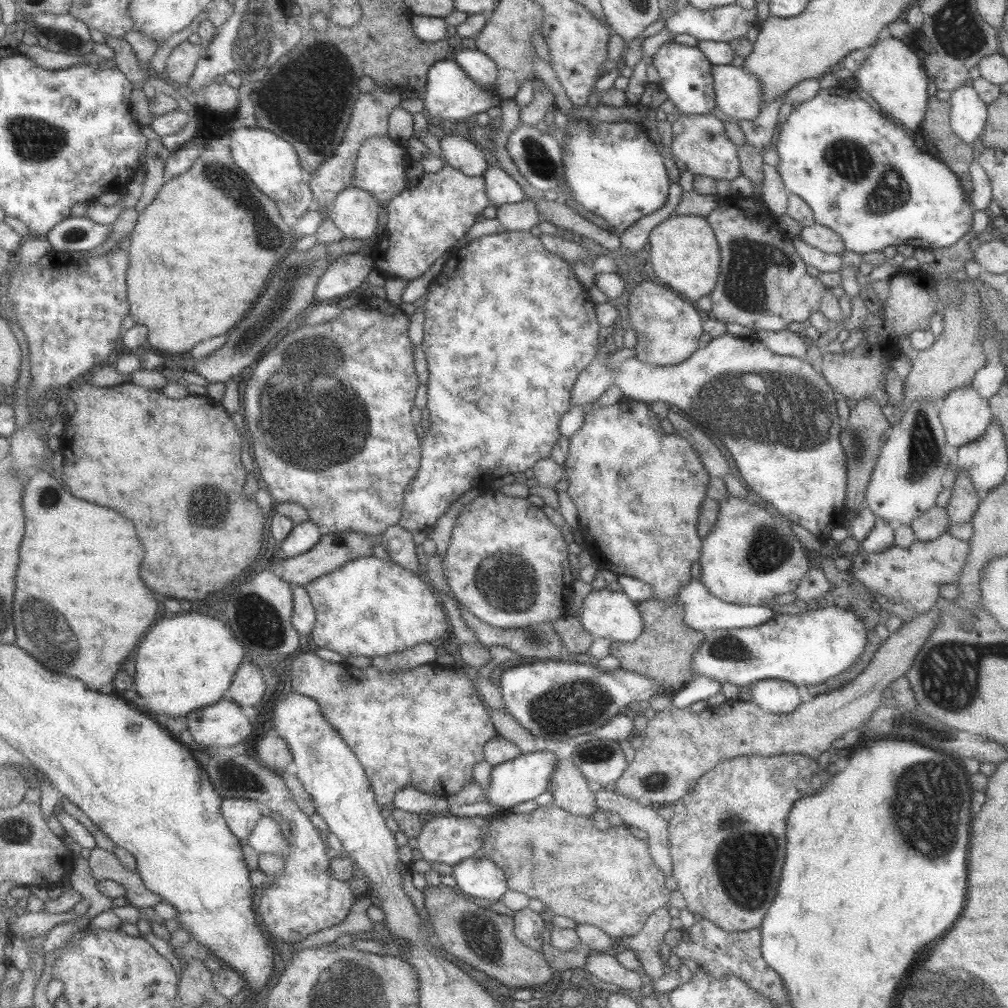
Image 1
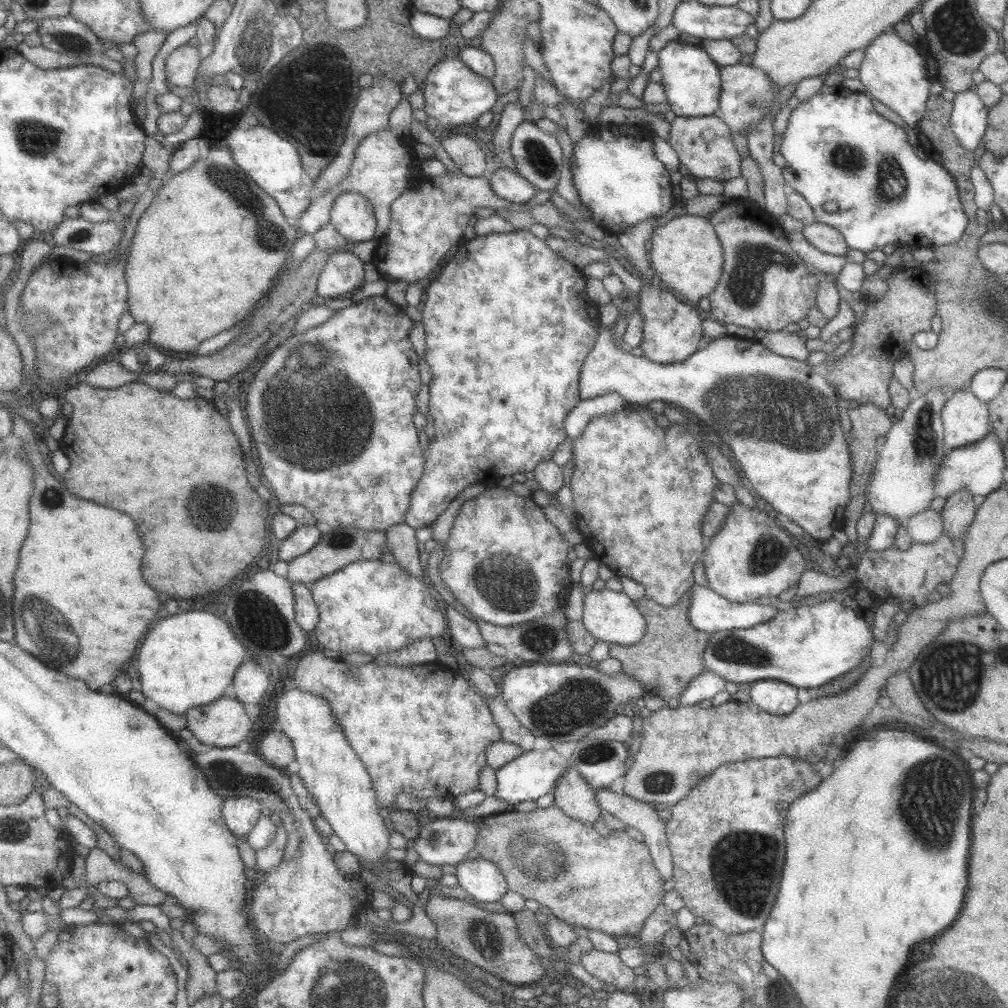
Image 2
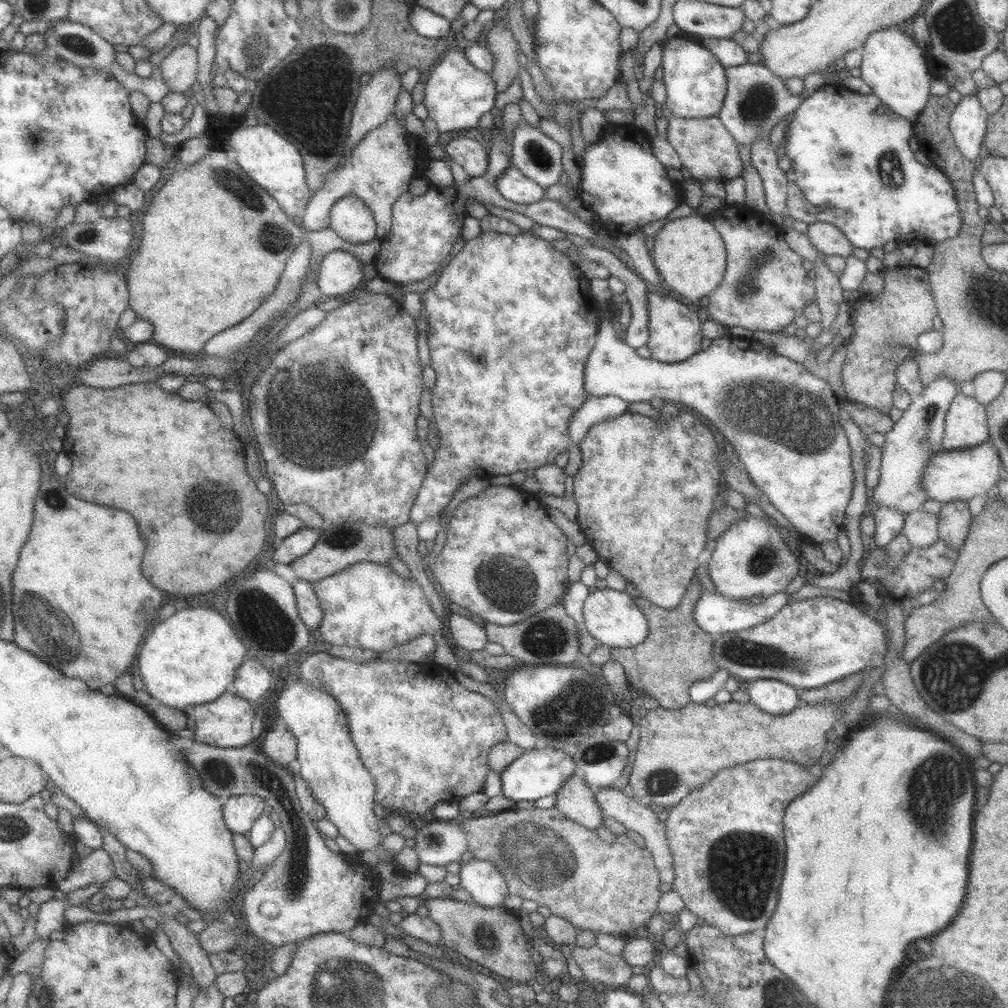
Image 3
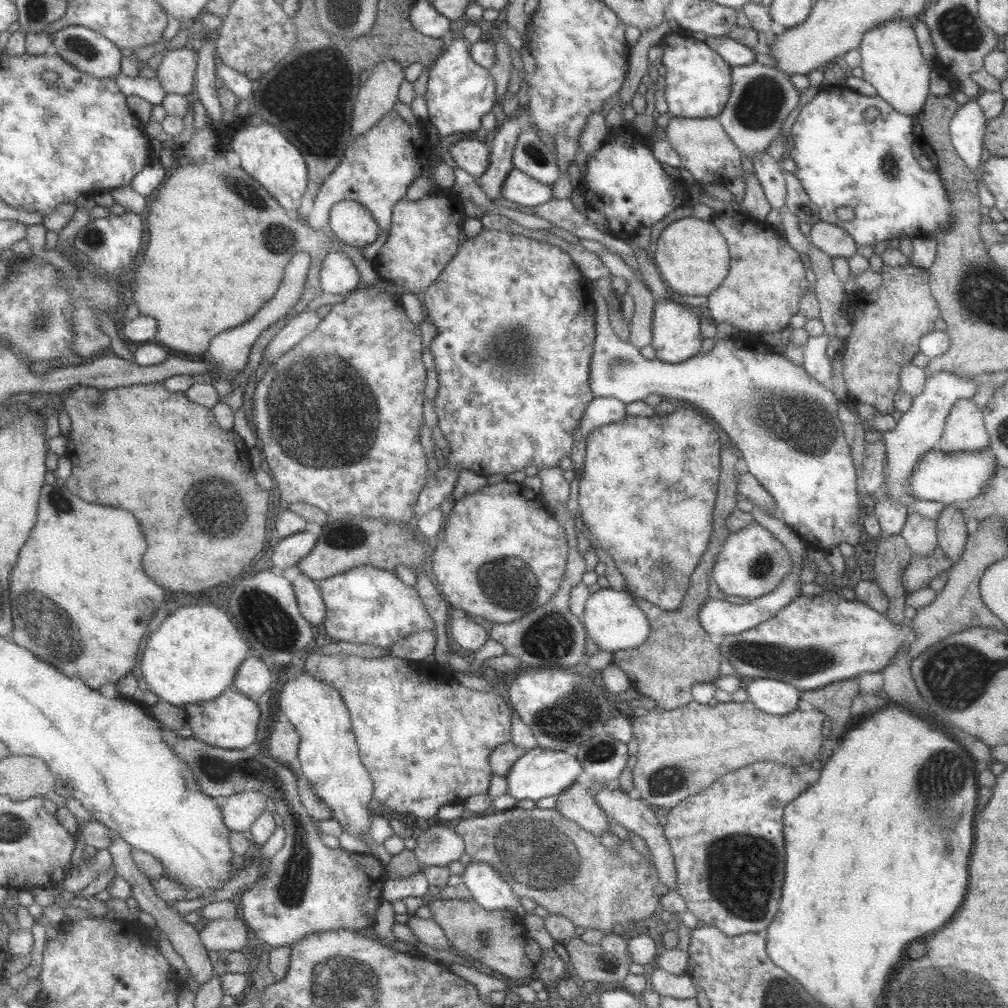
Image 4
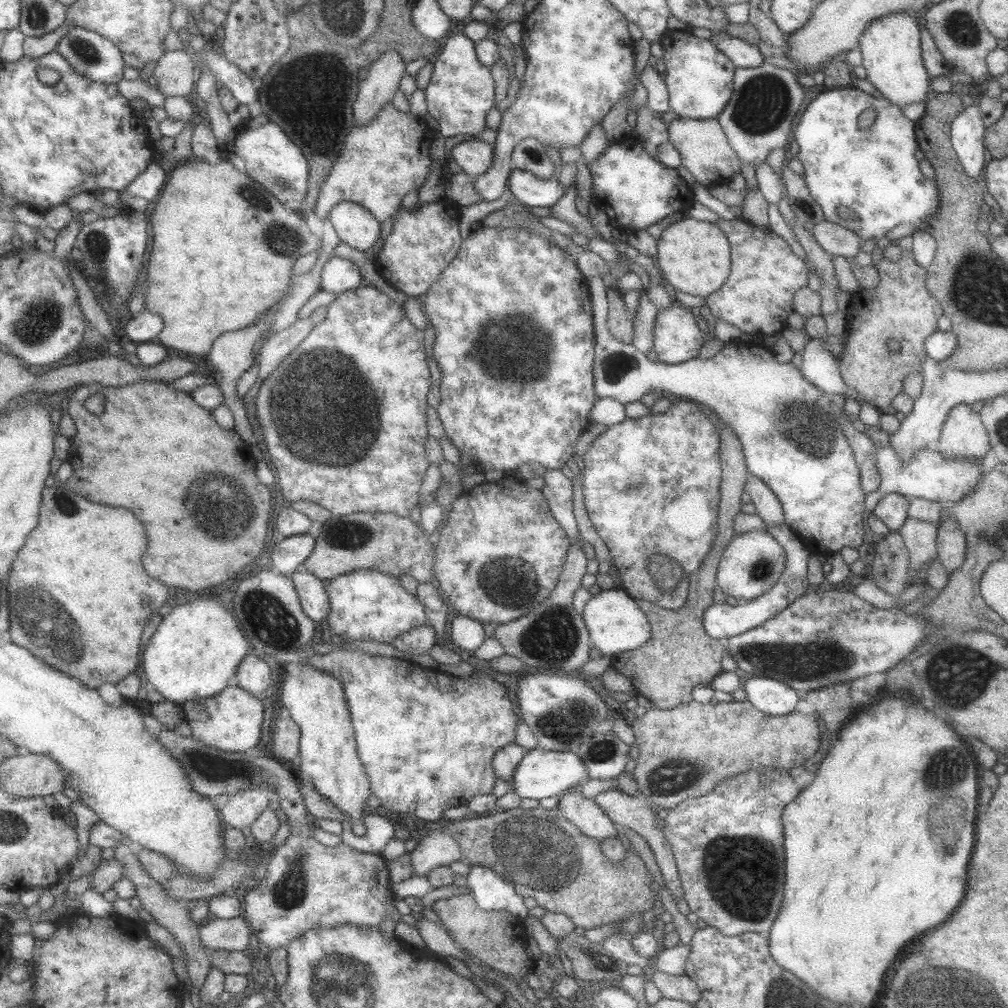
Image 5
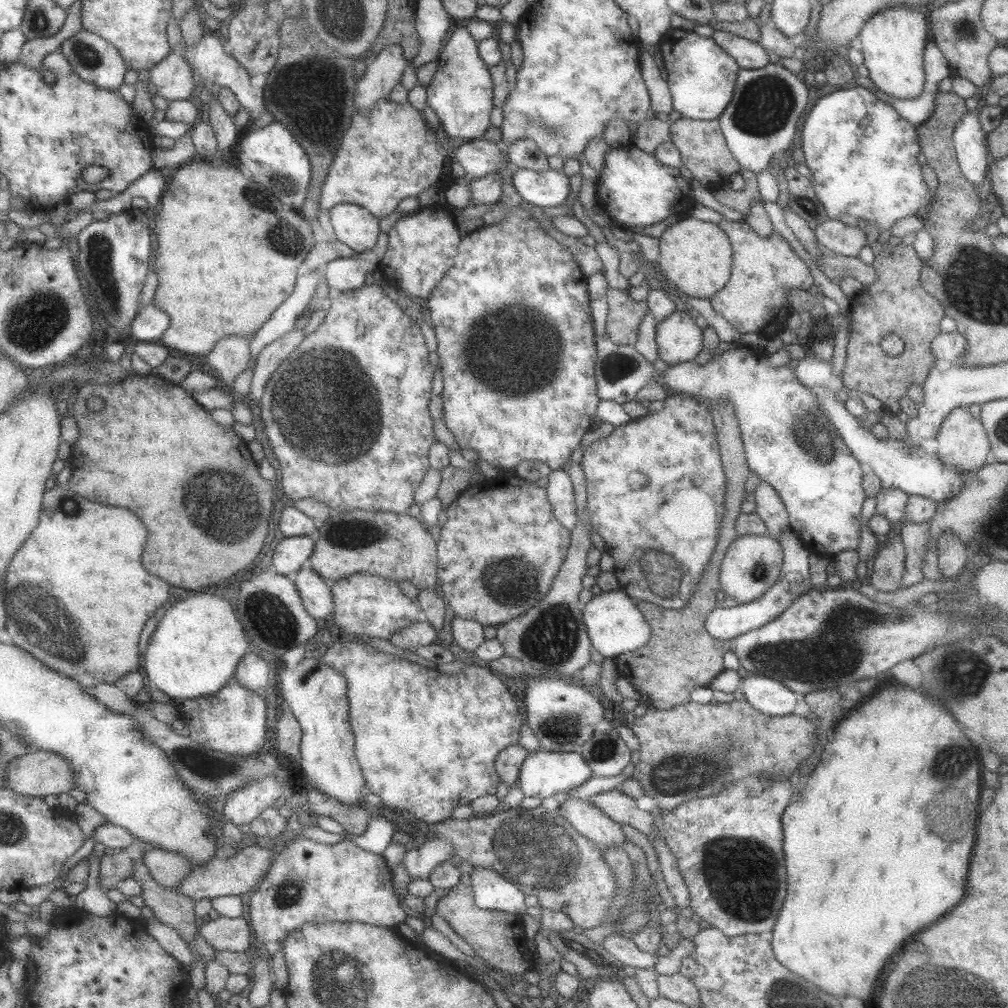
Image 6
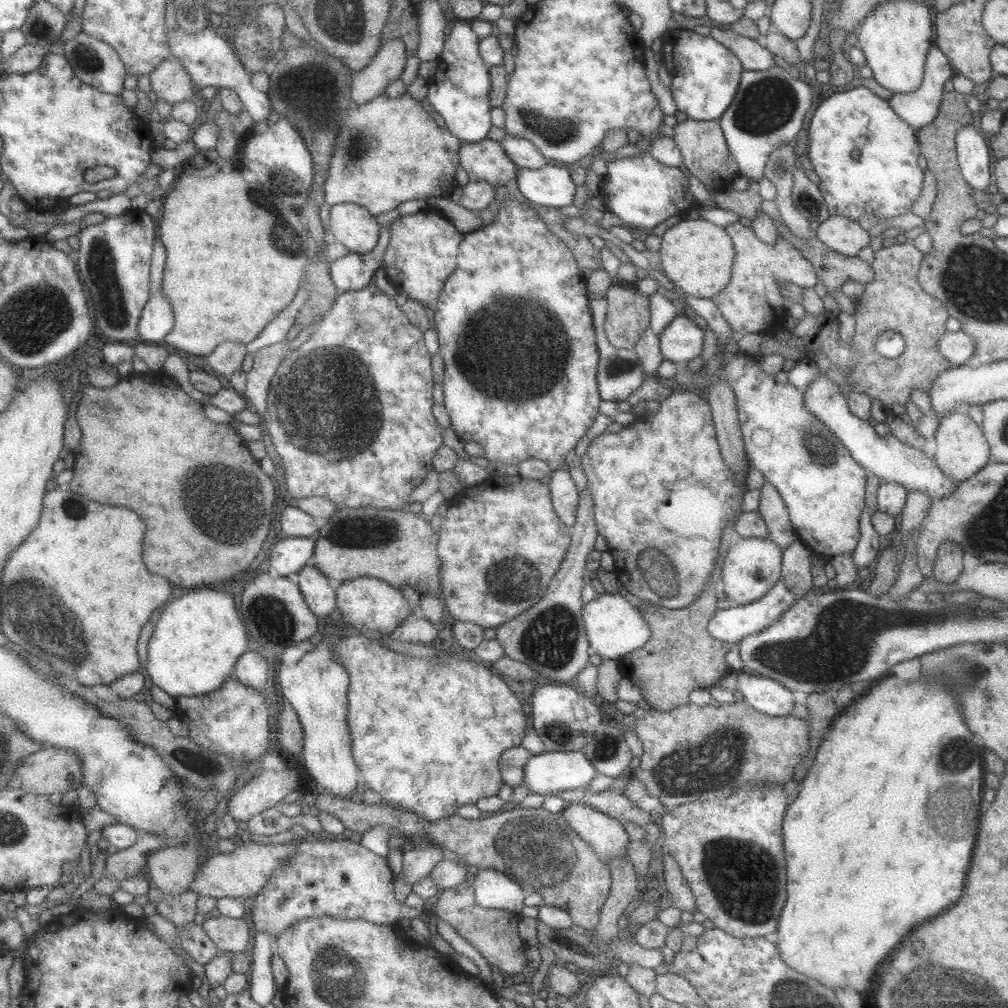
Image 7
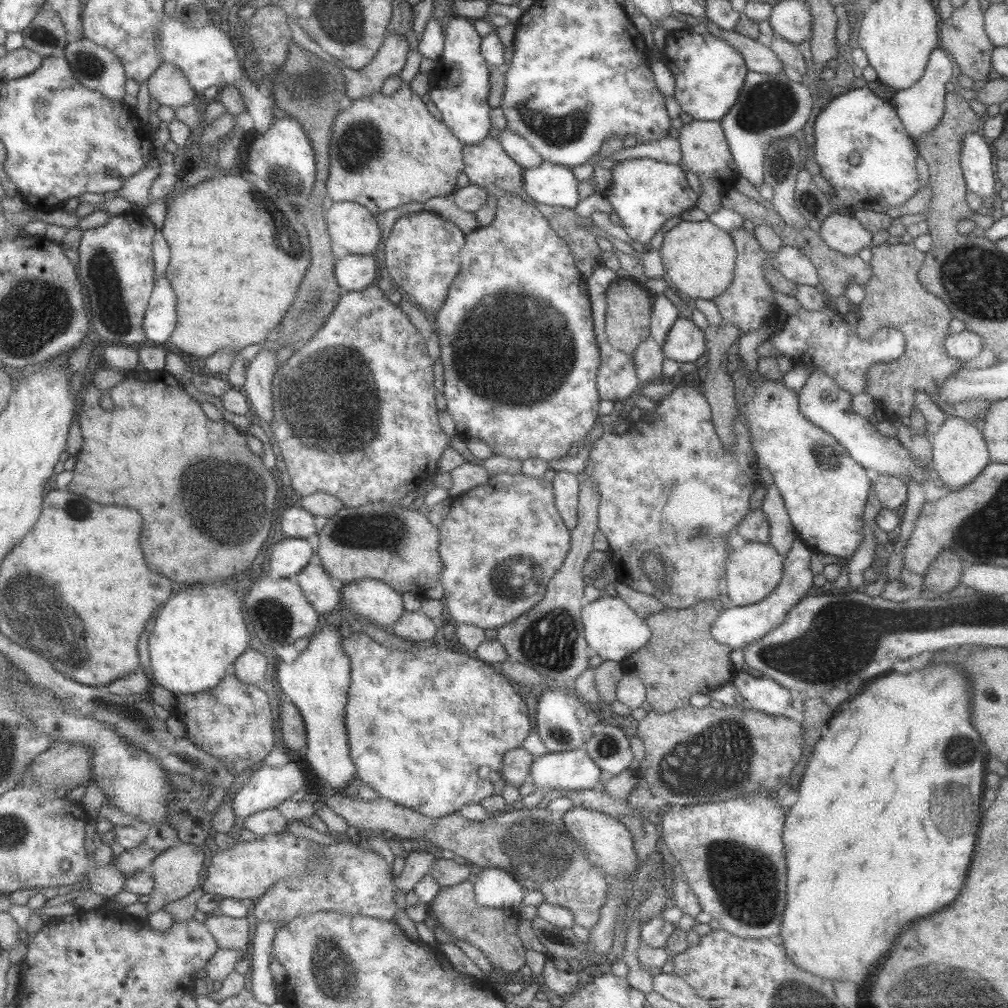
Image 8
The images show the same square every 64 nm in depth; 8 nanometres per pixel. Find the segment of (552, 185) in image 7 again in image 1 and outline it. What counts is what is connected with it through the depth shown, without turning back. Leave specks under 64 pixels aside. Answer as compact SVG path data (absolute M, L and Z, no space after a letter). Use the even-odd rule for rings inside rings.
M500 164L485 174L488 194L492 197L492 205L500 208L509 203L520 203L528 200L523 186Z

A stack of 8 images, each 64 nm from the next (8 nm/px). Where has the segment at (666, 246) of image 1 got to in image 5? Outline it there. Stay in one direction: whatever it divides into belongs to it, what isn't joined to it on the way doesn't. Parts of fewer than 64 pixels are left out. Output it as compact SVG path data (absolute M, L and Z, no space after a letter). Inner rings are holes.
M686 218L668 225L657 240L656 266L669 289L706 298L726 282L731 271L731 246L716 223Z

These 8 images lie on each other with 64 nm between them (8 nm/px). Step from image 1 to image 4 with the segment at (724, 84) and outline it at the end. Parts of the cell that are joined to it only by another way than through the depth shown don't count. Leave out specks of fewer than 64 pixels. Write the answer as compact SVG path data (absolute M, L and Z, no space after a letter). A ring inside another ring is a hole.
M758 63L732 67L730 98L717 119L734 146L742 151L742 156L753 160L757 152L765 151L775 138L782 137L783 122L798 108L804 95L792 84L790 77L777 67L771 68Z

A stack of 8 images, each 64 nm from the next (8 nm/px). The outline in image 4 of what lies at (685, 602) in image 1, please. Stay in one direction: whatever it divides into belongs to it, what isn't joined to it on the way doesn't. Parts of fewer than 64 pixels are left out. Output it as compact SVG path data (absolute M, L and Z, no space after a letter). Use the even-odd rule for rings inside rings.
M756 506L751 511L751 515L753 516L753 520L770 529L770 532L773 532L776 538L779 538L780 542L784 544L788 554L790 554L790 558L792 558L792 571L786 575L786 579L782 581L782 584L780 584L780 587L776 588L776 590L760 598L752 599L752 601L747 604L735 604L727 598L726 600L714 600L714 598L710 598L710 600L702 606L702 610L700 610L700 625L702 625L702 628L704 628L709 635L716 639L725 635L743 633L775 618L776 614L778 614L782 608L789 606L792 603L792 599L798 597L803 585L800 583L799 576L802 572L803 562L806 559L806 546L808 544L806 544L804 539L791 526L788 526L782 518L767 515L762 509Z

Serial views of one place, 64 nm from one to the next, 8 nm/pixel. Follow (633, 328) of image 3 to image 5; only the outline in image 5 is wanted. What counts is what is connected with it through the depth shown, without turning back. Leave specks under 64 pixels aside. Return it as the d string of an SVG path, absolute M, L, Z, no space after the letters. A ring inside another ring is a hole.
M644 289L640 290L640 300L637 306L638 314L635 318L634 340L630 343L638 347L644 354L654 349L654 327L657 315L657 308Z

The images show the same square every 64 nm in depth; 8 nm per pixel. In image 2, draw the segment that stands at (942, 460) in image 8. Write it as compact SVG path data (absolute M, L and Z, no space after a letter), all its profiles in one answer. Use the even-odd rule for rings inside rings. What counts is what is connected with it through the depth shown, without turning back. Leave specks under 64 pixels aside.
M963 389L952 392L941 417L944 442L952 449L978 442L991 431L989 403Z

